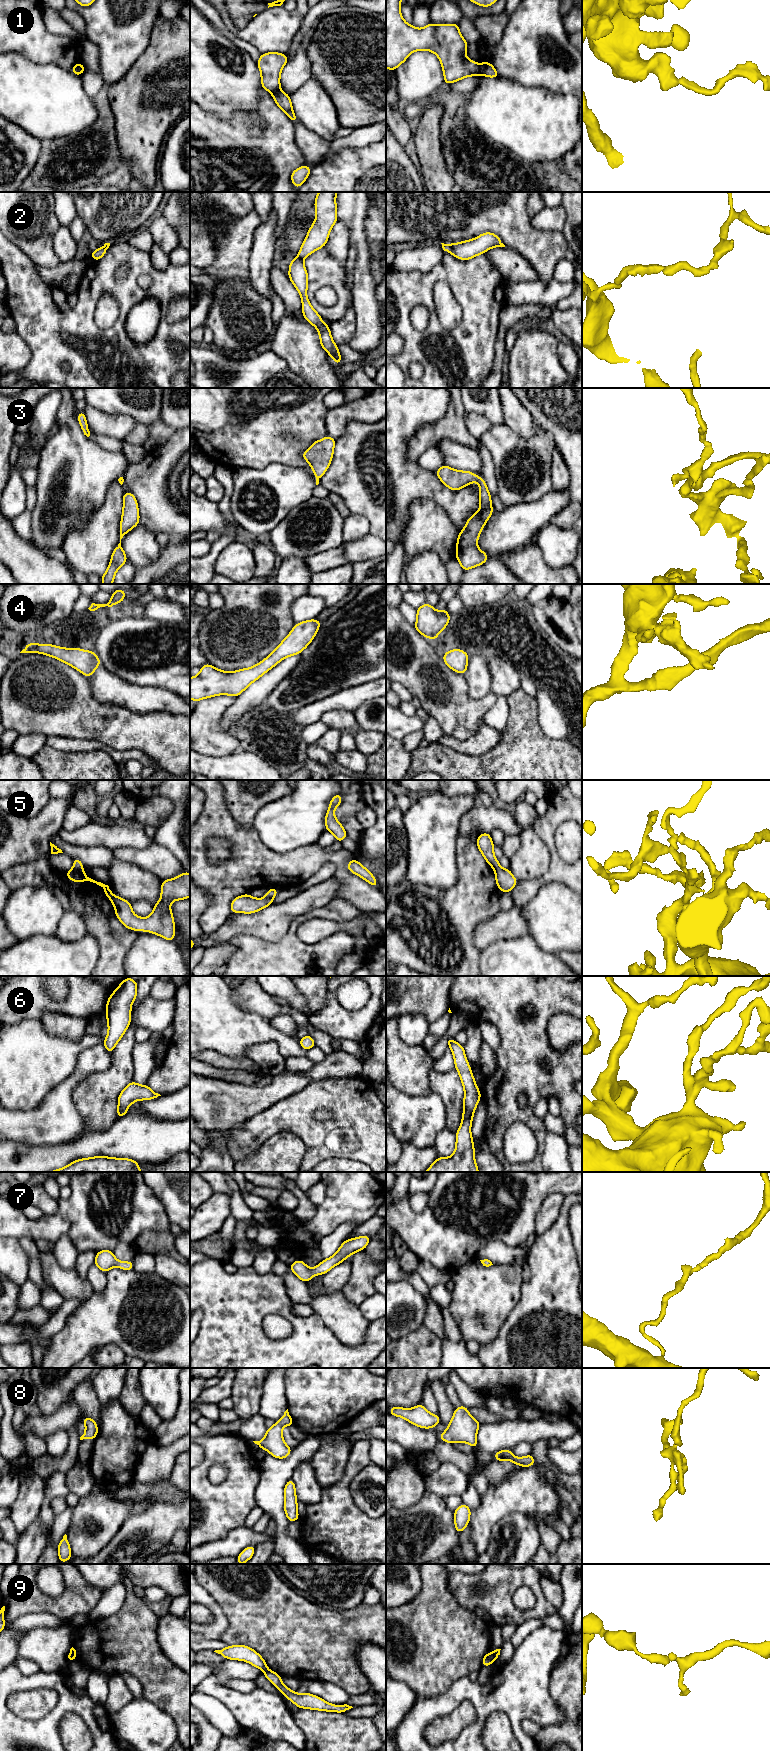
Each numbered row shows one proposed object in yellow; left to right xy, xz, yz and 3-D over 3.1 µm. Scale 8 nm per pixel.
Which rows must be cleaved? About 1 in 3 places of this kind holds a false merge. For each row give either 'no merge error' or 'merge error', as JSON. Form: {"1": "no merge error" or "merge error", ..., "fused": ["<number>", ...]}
{"1": "merge error", "2": "merge error", "3": "no merge error", "4": "no merge error", "5": "no merge error", "6": "no merge error", "7": "no merge error", "8": "no merge error", "9": "merge error", "fused": ["1", "2", "9"]}

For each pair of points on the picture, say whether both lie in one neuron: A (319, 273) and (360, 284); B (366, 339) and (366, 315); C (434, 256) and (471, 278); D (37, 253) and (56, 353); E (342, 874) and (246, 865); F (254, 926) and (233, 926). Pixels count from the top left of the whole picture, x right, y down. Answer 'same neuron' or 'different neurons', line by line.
A: different neurons
B: same neuron
C: different neurons
D: different neurons
E: same neuron
F: same neuron

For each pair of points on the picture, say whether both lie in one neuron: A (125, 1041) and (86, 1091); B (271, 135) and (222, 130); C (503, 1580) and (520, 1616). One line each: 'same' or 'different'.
A: same
B: same
C: same

